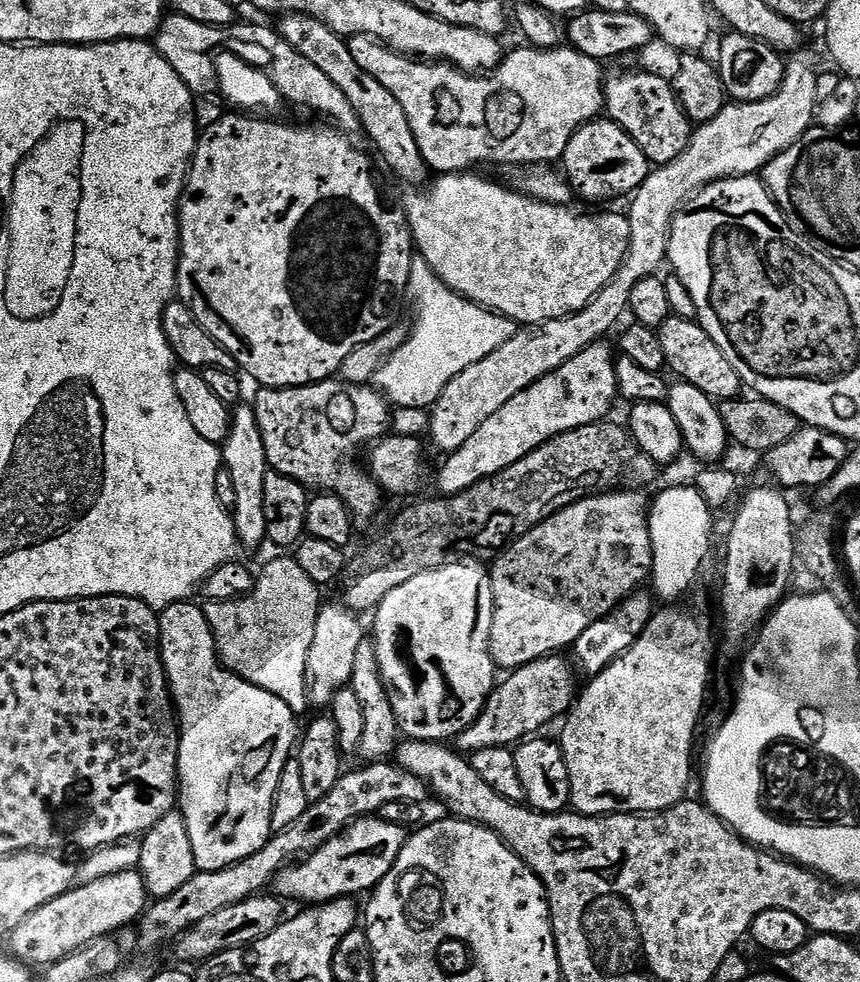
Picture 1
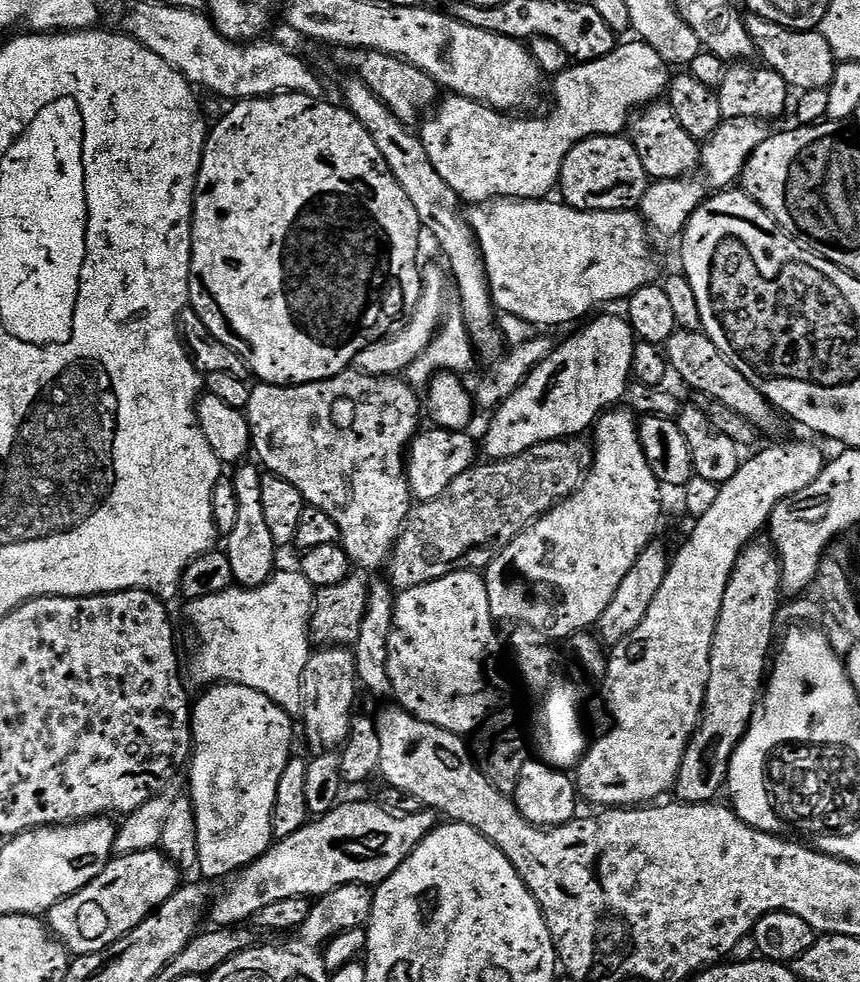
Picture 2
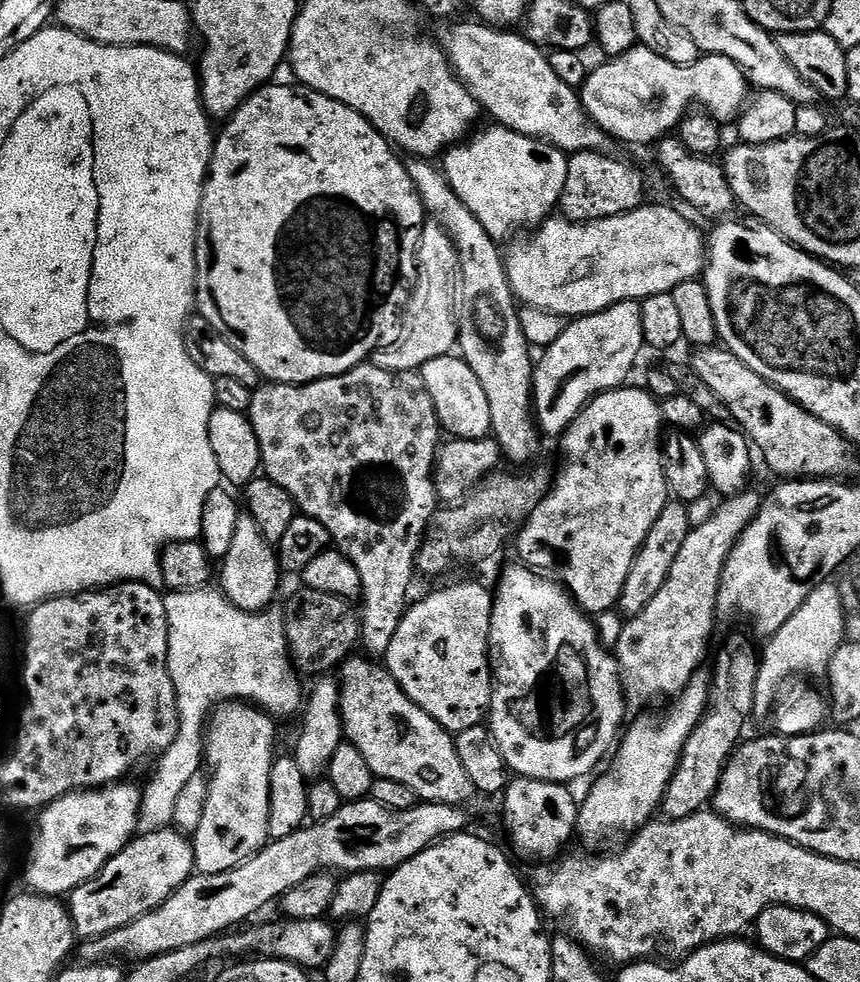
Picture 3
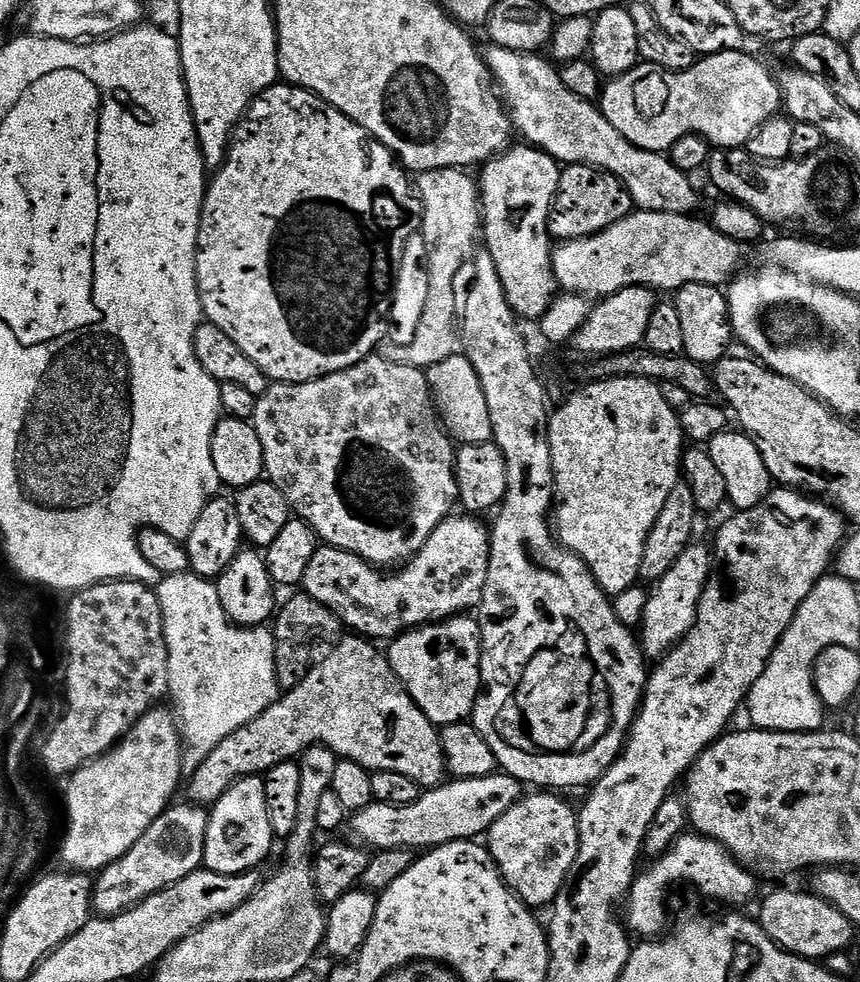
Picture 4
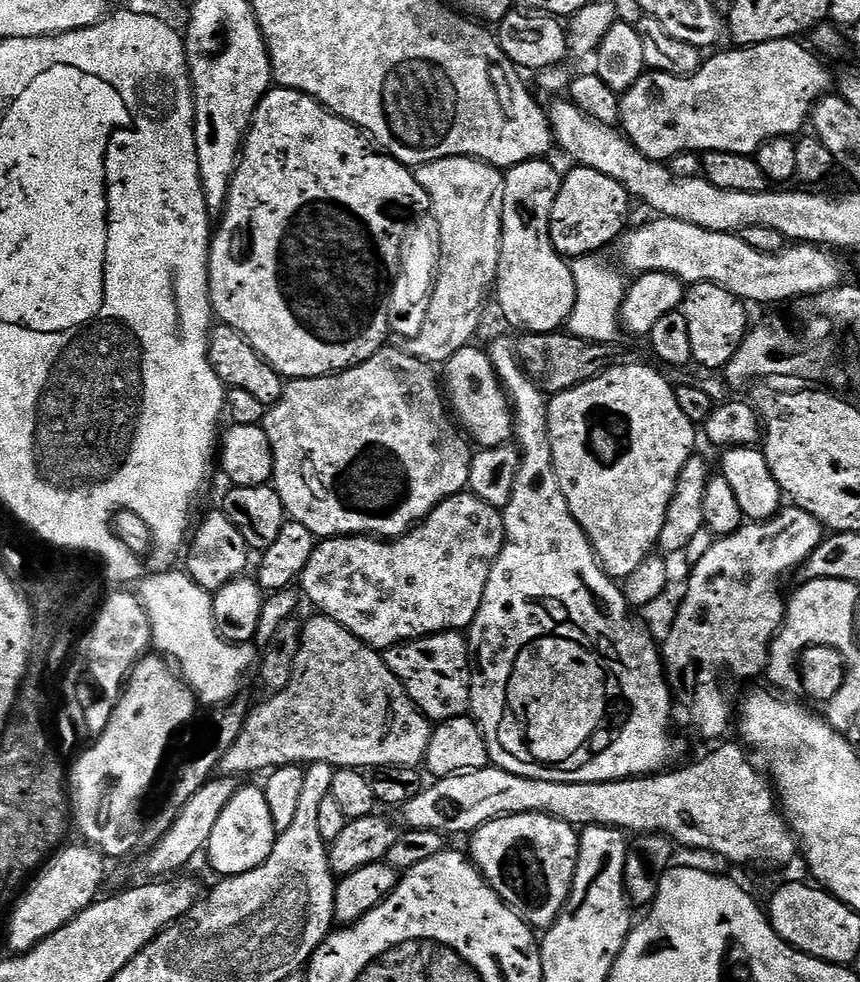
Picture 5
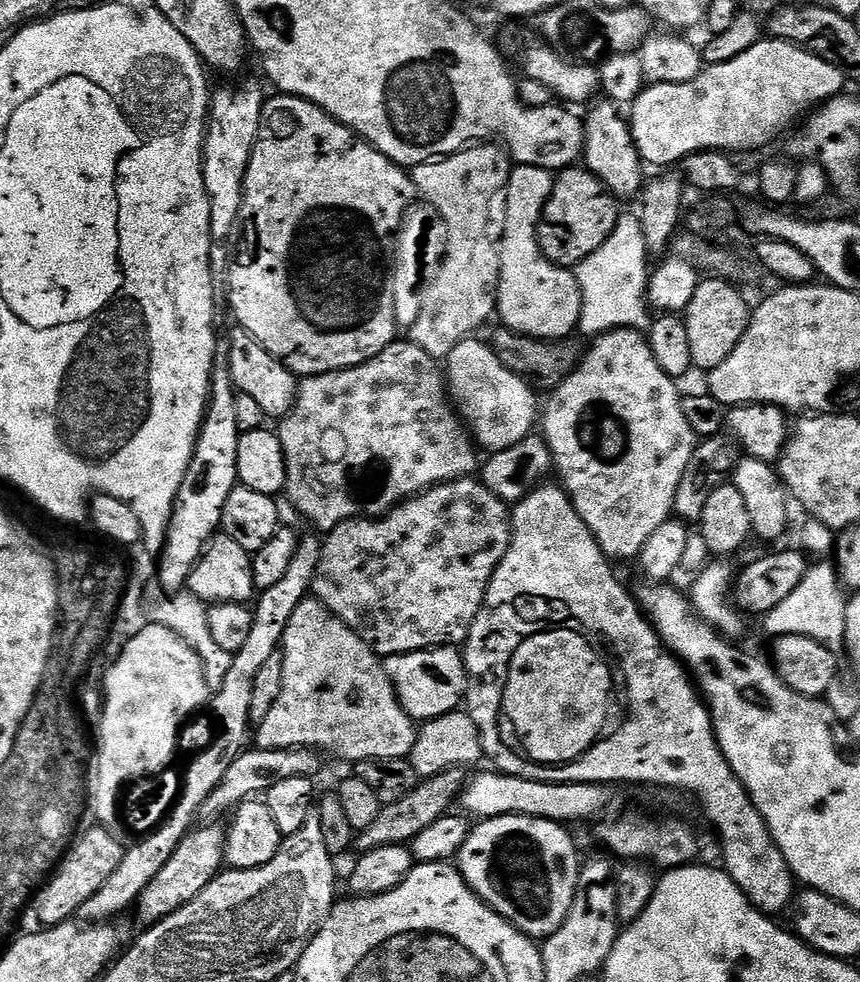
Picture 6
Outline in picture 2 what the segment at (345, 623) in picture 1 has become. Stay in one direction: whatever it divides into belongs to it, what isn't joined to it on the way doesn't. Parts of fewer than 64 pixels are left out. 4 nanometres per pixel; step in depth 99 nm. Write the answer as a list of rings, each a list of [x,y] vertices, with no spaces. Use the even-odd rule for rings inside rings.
[[[320,648],[319,650],[313,651],[312,655],[308,657],[306,662],[306,670],[302,670],[302,710],[300,716],[302,721],[304,720],[304,736],[308,739],[309,753],[319,754],[322,752],[336,752],[337,749],[343,745],[344,741],[347,740],[350,734],[350,726],[352,725],[352,718],[354,715],[354,709],[352,707],[356,704],[356,688],[358,692],[358,681],[356,679],[356,658],[355,655],[348,648]]]

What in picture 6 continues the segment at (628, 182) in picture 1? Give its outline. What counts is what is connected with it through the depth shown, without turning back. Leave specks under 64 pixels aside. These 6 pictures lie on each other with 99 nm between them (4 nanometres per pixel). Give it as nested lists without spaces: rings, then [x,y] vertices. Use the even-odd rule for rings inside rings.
[[[583,166],[563,169],[552,181],[552,193],[545,202],[544,213],[539,224],[536,225],[536,237],[542,254],[547,260],[560,265],[561,268],[571,269],[580,264],[587,256],[594,254],[594,250],[598,250],[598,246],[602,246],[606,238],[610,238],[610,234],[616,228],[616,221],[622,215],[621,209],[618,210],[616,207],[618,207],[616,197],[608,191],[608,187],[593,172],[589,172]]]

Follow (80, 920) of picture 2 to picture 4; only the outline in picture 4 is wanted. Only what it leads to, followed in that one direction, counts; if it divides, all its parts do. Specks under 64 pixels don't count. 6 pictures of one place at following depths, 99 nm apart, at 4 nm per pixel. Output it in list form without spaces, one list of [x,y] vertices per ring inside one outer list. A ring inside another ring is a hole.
[[[173,803],[152,823],[150,830],[122,854],[122,858],[100,869],[92,885],[92,906],[97,917],[122,914],[150,898],[150,894],[158,894],[158,890],[182,882],[186,874],[201,871],[210,812],[199,804],[183,803]]]

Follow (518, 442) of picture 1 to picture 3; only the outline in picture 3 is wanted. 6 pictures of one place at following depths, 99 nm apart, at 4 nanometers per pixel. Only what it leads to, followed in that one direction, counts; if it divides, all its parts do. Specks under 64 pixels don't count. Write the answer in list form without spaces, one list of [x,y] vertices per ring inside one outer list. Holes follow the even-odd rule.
[[[627,300],[621,304],[610,306],[601,312],[589,316],[581,316],[565,323],[562,334],[549,348],[543,349],[544,356],[535,361],[532,369],[532,406],[537,425],[545,437],[563,436],[565,430],[578,418],[578,414],[595,396],[602,395],[612,388],[621,387],[624,380],[632,372],[640,351],[645,351],[646,345],[642,334],[642,316],[640,304],[634,300]]]

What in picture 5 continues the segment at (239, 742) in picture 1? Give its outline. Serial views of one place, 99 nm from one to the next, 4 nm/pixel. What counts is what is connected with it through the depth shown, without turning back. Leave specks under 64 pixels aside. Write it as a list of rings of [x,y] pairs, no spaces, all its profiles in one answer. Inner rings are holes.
[[[237,787],[234,798],[226,802],[226,810],[218,822],[214,822],[214,834],[210,834],[210,842],[206,849],[206,857],[217,872],[217,877],[237,876],[246,871],[244,860],[259,862],[268,860],[272,853],[272,845],[276,843],[276,827],[270,818],[270,806],[266,806],[263,787]]]

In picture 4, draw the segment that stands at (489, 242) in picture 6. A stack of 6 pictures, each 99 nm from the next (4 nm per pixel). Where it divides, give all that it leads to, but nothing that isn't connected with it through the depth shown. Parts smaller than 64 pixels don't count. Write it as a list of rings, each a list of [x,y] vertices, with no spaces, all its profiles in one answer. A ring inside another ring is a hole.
[[[443,168],[442,170],[430,170],[429,172],[419,173],[418,176],[418,195],[420,201],[424,204],[424,222],[422,225],[422,233],[425,238],[425,242],[429,248],[429,298],[426,300],[426,308],[422,313],[422,320],[418,323],[417,334],[414,338],[414,342],[411,342],[408,346],[400,346],[389,343],[387,347],[383,349],[383,356],[390,362],[402,362],[402,366],[414,366],[415,368],[423,368],[425,370],[433,368],[438,362],[446,362],[446,358],[457,355],[462,348],[462,312],[458,307],[458,296],[456,300],[456,279],[460,276],[460,271],[464,268],[464,263],[471,261],[473,257],[477,255],[478,247],[482,240],[482,205],[480,203],[480,185],[475,175],[471,176],[471,171],[463,168]]]

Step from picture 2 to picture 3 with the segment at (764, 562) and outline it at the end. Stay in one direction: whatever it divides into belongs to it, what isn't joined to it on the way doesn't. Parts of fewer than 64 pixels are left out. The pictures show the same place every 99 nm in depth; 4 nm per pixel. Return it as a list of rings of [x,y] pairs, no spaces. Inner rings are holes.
[[[744,636],[730,637],[724,653],[716,660],[716,672],[711,673],[712,694],[708,711],[690,734],[660,803],[660,812],[667,819],[686,818],[709,807],[712,797],[716,795],[716,787],[720,784],[720,775],[732,759],[733,752],[745,739],[744,723],[750,720],[749,713],[754,706],[759,669],[758,652],[752,649],[751,642]]]

